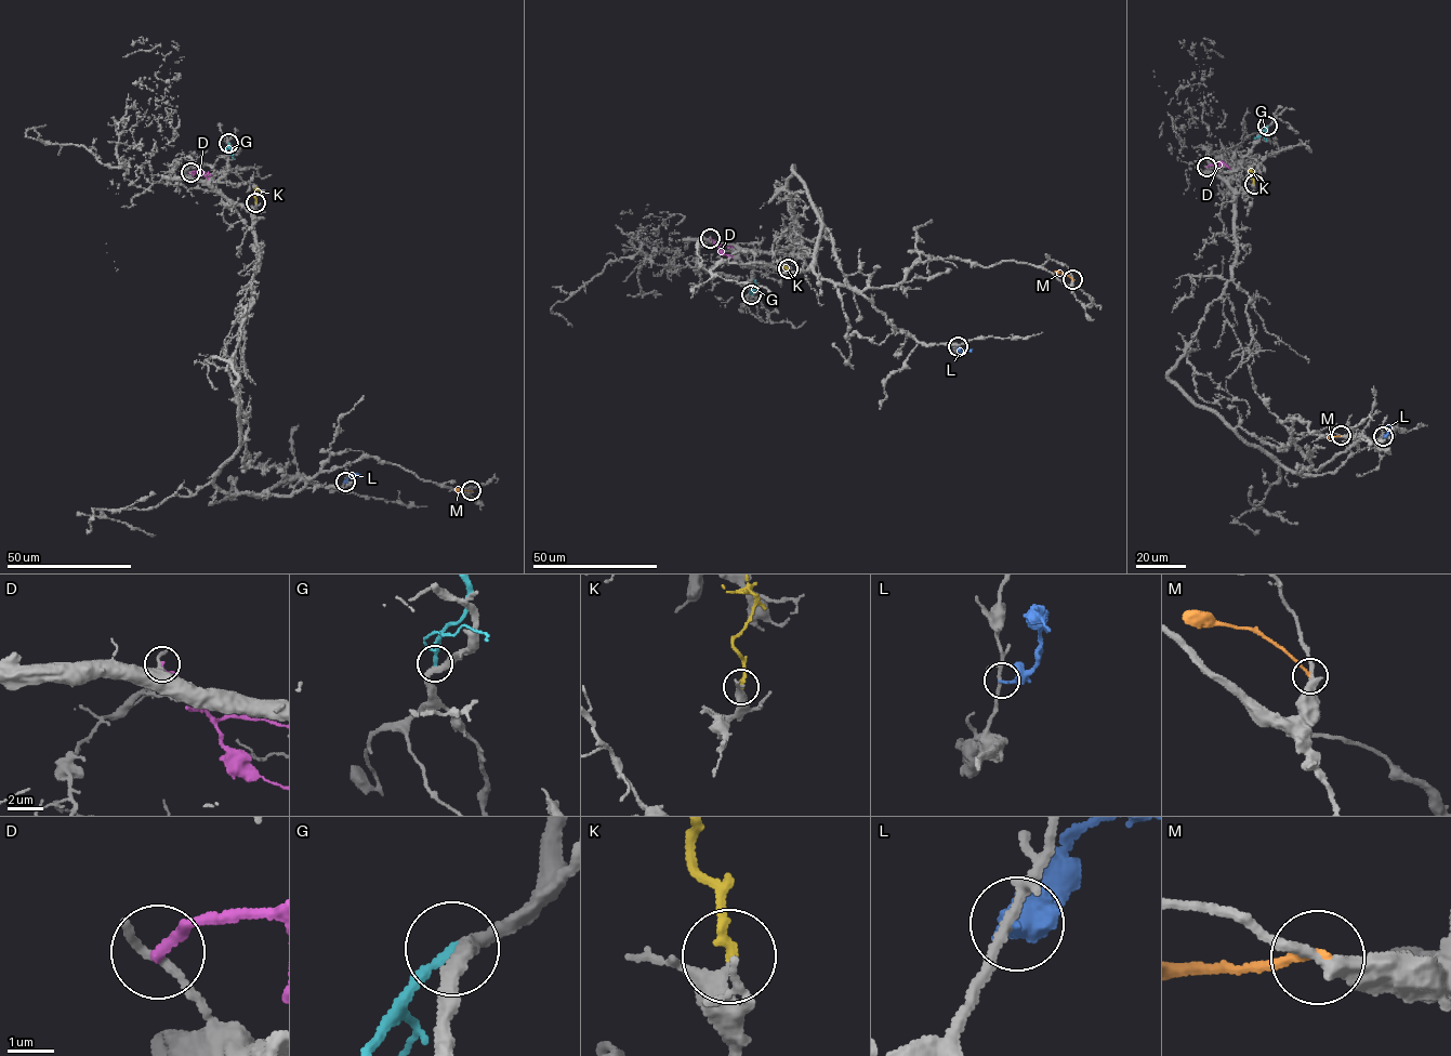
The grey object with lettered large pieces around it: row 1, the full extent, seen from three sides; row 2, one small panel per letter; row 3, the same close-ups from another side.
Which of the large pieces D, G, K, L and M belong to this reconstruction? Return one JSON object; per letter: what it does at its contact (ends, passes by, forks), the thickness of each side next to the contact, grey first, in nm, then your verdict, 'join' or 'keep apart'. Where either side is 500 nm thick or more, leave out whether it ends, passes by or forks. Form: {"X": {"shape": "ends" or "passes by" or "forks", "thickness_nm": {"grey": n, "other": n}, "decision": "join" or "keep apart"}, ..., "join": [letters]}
{"D": {"shape": "ends", "thickness_nm": {"grey": 240, "other": 220}, "decision": "keep apart"}, "G": {"shape": "ends", "thickness_nm": {"grey": 320, "other": 190}, "decision": "keep apart"}, "K": {"shape": "ends", "thickness_nm": {"grey": 320, "other": 220}, "decision": "join"}, "L": {"shape": "ends", "thickness_nm": {"grey": 170, "other": 190}, "decision": "keep apart"}, "M": {"shape": "ends", "thickness_nm": {"grey": 320, "other": 180}, "decision": "keep apart"}, "join": ["K"]}

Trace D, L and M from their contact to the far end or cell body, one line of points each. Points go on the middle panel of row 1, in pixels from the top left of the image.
D: (711, 238), (722, 252), (733, 258)
L: (958, 346), (961, 352), (972, 348)
M: (1072, 279), (1055, 271)

